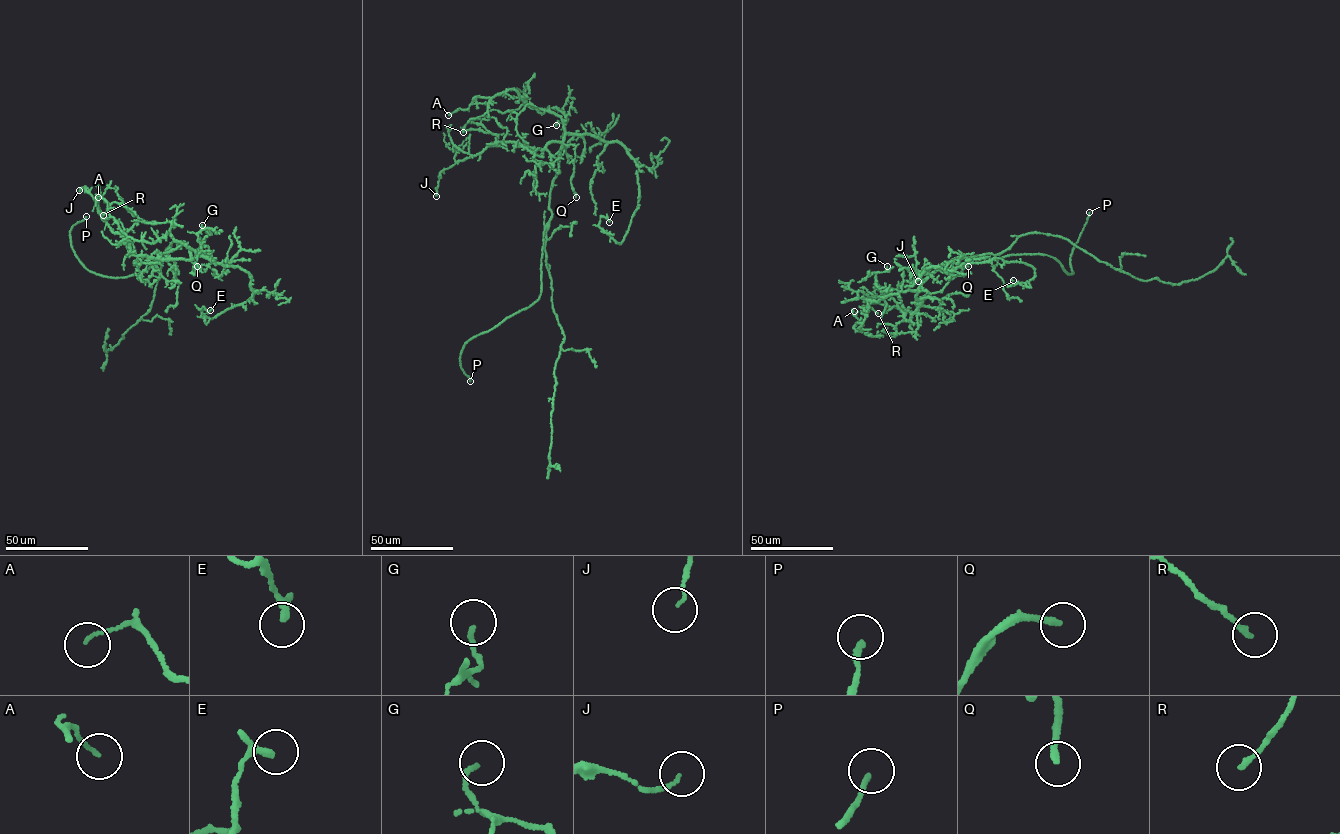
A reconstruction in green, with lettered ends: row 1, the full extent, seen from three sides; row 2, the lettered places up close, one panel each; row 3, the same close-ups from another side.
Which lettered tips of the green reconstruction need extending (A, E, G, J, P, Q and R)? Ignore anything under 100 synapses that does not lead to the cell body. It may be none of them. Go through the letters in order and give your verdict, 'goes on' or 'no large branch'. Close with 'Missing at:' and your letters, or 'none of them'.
A: no large branch
E: no large branch
G: no large branch
J: no large branch
P: goes on
Q: no large branch
R: no large branch
Missing at: P

